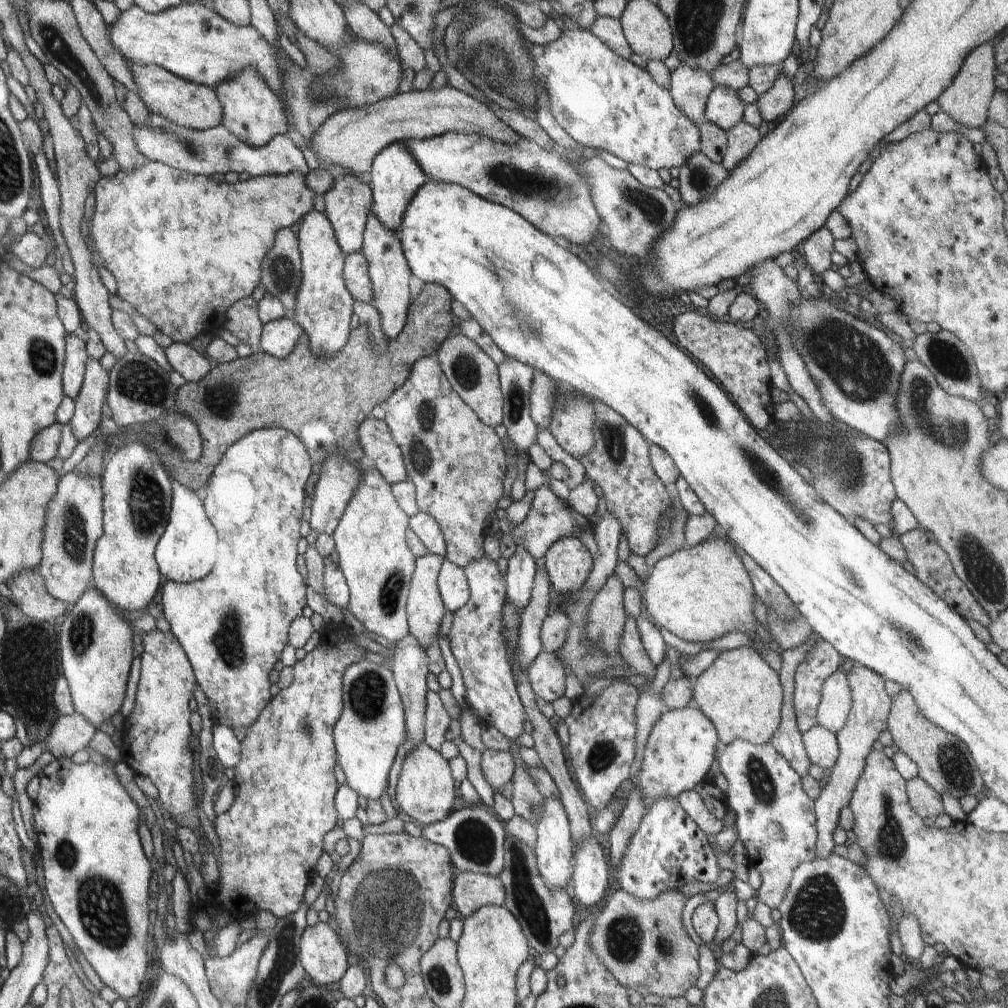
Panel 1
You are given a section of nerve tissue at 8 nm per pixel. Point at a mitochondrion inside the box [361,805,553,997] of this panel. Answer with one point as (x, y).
(474, 840)

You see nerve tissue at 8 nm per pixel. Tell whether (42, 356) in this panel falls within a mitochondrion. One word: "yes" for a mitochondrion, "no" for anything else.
yes

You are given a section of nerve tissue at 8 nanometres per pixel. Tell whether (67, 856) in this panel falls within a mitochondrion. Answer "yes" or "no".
yes

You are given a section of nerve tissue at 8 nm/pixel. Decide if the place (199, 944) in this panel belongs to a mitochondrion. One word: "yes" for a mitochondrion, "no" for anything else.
no

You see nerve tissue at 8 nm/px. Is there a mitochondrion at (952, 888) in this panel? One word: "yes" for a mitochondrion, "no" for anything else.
no

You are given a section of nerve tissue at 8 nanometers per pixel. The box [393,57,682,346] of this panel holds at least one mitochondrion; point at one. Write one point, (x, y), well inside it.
(523, 182)

